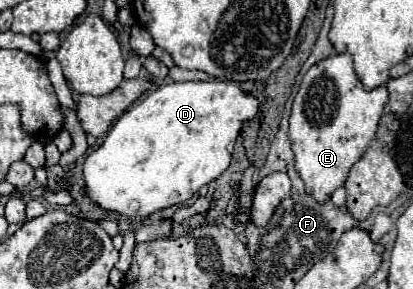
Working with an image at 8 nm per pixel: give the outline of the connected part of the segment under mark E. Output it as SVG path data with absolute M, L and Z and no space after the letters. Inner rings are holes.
M332 53L308 69L292 103L288 135L296 155L296 171L306 185L306 193L318 203L328 201L330 195L344 185L350 167L364 155L368 143L374 139L386 101L388 91L384 87L370 93L364 91L348 53Z

